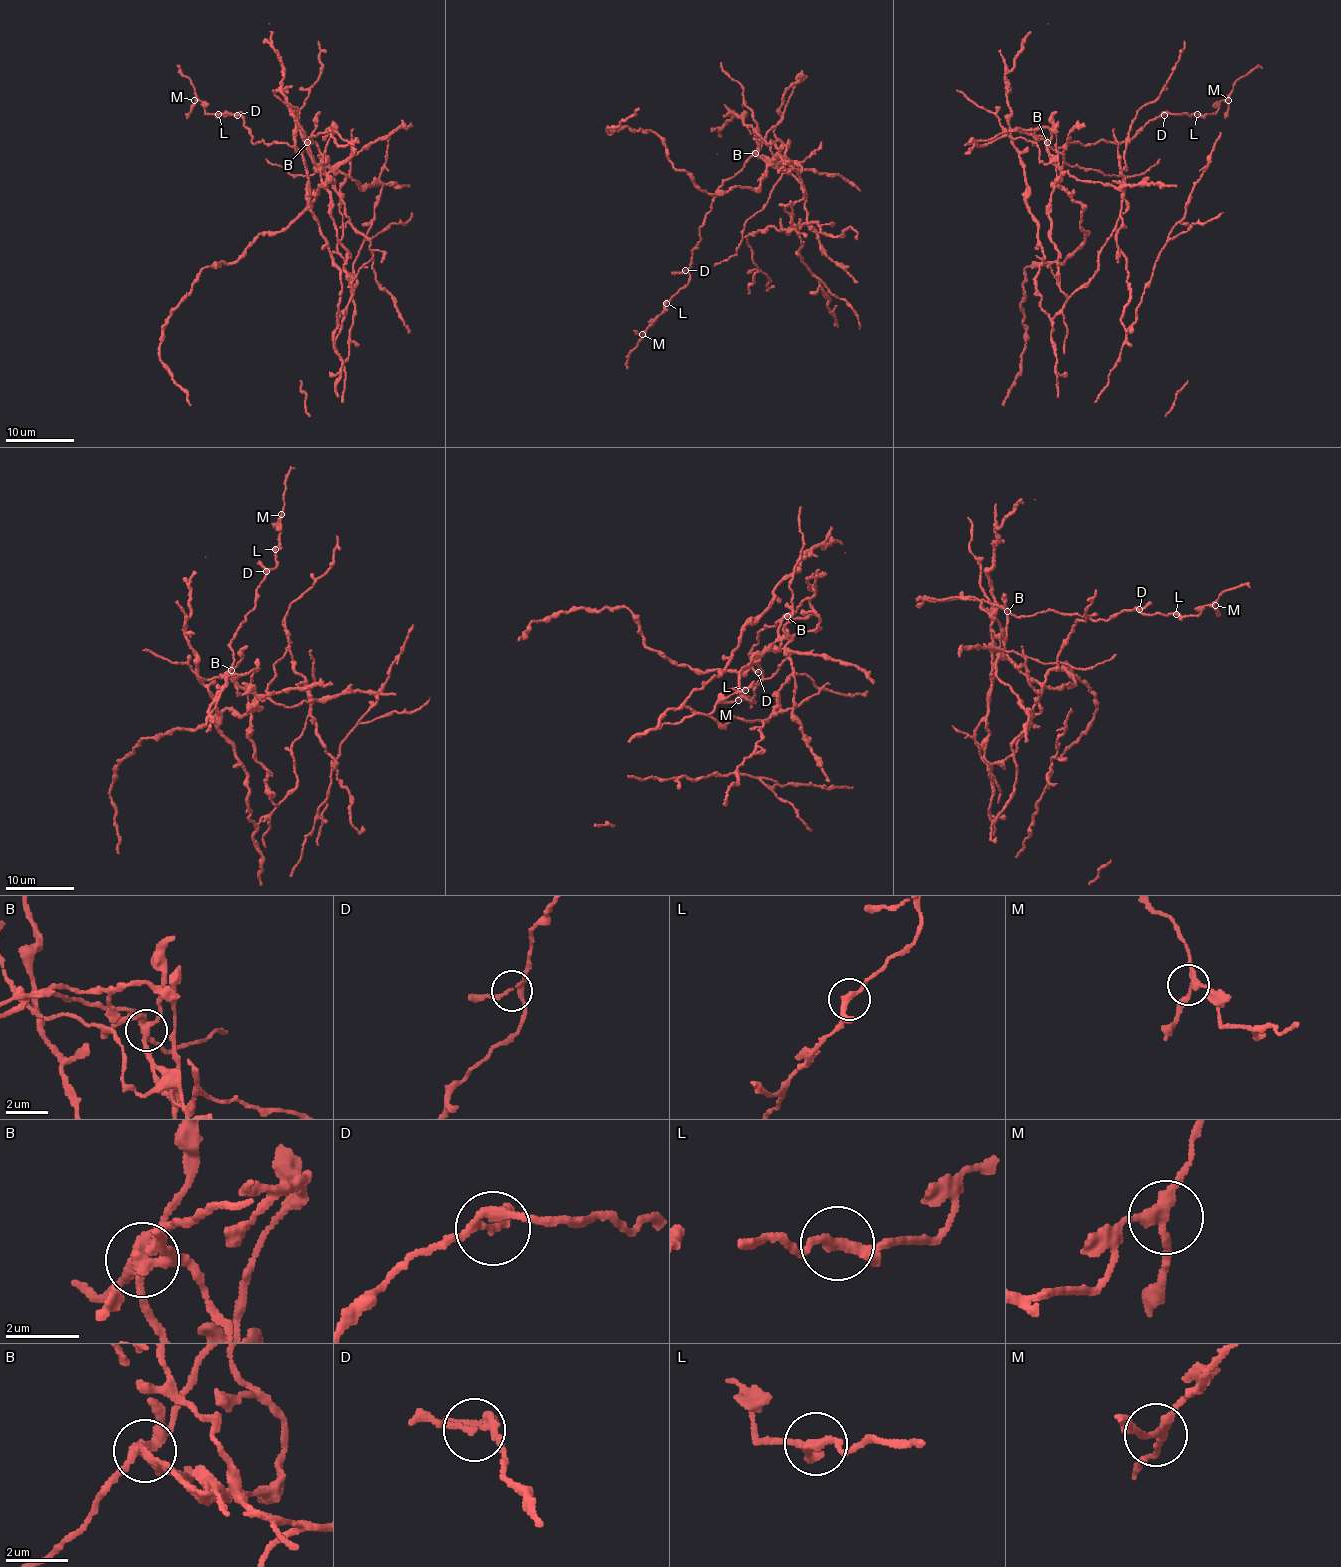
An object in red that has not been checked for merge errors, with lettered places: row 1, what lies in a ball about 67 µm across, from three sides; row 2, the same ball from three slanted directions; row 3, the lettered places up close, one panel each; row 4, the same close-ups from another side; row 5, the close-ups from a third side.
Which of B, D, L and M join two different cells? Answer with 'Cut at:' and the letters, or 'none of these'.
Cut at: B

